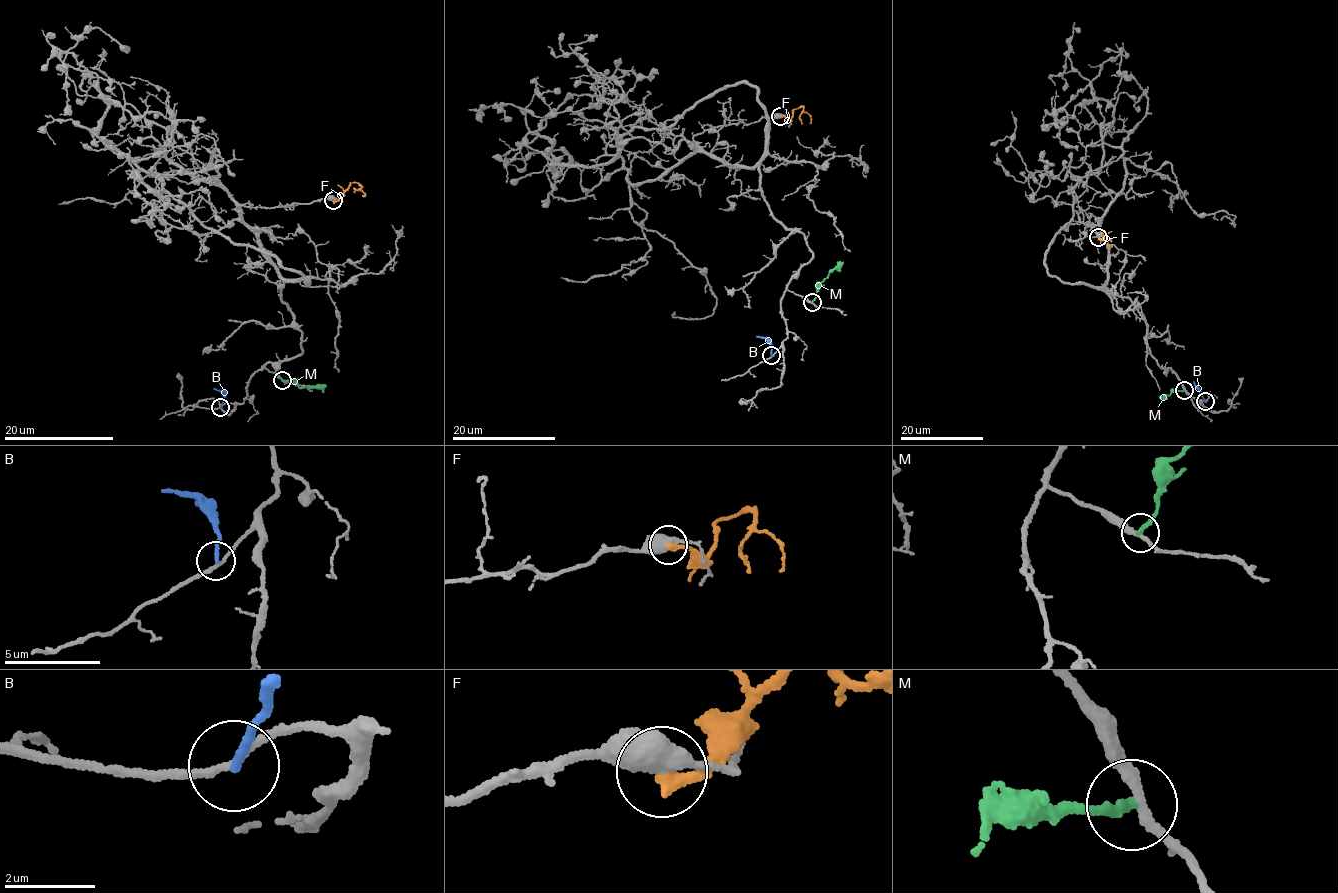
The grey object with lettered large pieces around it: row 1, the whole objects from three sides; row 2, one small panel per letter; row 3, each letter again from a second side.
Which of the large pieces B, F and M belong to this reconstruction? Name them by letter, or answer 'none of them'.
none of them

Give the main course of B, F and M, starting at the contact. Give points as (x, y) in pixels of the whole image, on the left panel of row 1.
B: (219, 408), (224, 394), (213, 389)
F: (333, 200), (339, 200), (348, 185), (355, 182), (365, 195), (362, 196)
M: (282, 380), (303, 388), (326, 384)

